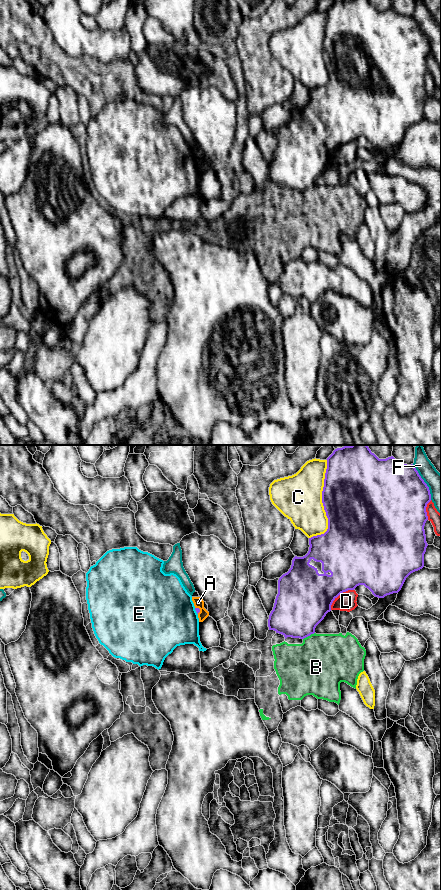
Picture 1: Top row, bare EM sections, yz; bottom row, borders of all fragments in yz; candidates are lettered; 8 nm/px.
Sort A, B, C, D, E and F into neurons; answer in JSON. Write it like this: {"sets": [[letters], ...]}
{"sets": [["A", "B"], ["C"], ["D"], ["E"], ["F"]]}

